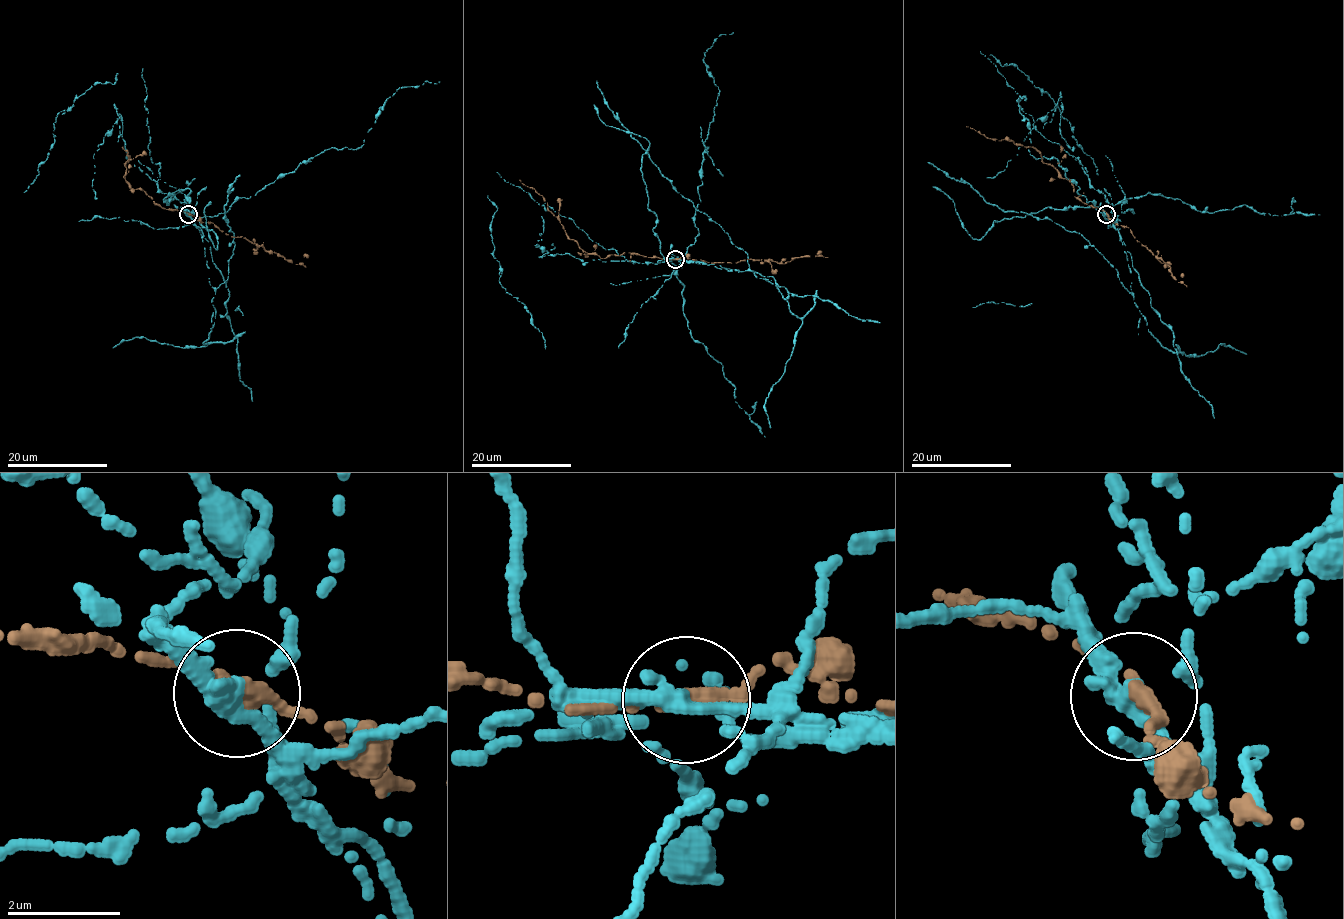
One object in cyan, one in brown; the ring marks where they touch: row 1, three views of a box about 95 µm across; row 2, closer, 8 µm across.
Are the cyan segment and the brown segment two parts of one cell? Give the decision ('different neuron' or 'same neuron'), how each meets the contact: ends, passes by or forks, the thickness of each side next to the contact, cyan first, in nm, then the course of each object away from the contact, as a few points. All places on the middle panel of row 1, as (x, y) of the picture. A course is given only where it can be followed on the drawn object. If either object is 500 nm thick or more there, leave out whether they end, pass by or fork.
different neuron | cyan passes by | brown ends | 320/340 nm | cyan via (675, 259), (773, 277), (813, 307), (798, 318), (756, 277), (596, 81) | brown via (674, 259), (623, 253), (601, 258), (588, 254), (571, 240), (543, 196), (519, 180)

